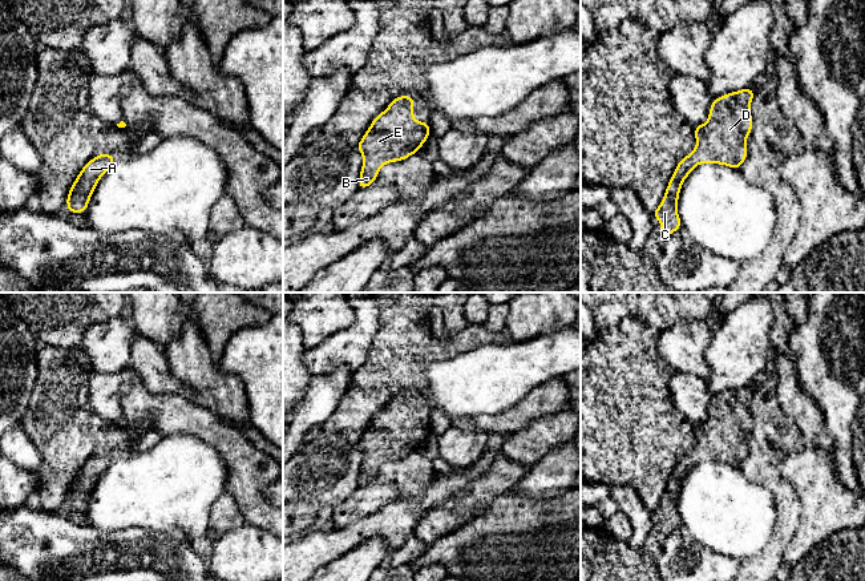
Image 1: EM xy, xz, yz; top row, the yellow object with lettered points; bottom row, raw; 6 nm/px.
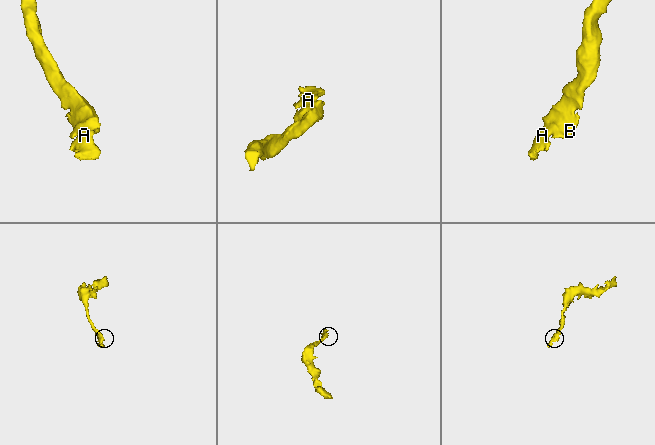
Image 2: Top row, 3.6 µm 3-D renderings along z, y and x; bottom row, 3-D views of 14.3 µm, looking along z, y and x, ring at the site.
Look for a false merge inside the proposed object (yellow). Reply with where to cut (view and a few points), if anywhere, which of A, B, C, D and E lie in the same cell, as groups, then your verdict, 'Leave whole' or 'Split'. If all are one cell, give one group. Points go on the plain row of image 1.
No split. Groups: A B C D E. Leave whole

